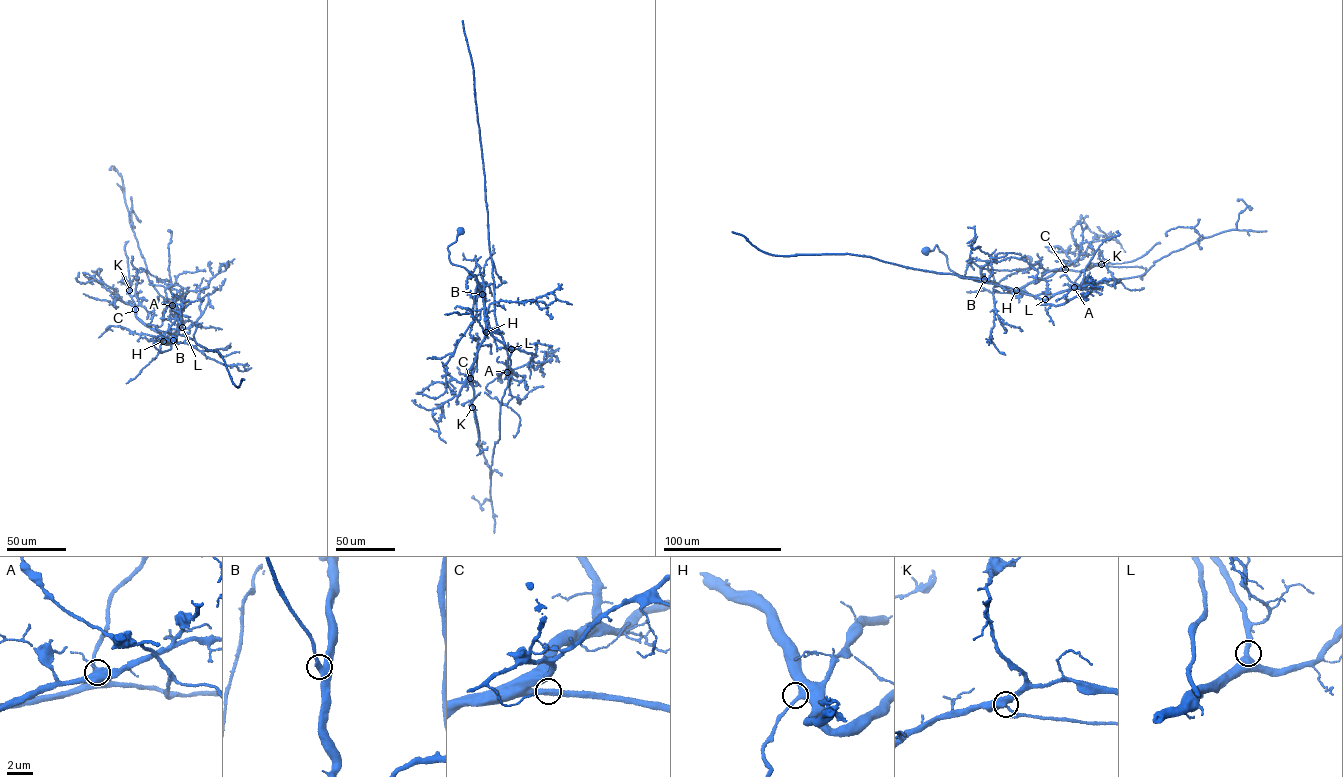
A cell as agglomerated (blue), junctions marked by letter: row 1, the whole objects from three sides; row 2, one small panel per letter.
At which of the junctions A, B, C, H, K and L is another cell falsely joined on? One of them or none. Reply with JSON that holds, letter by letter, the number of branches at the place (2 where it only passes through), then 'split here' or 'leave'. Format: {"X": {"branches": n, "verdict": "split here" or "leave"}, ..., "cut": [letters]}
{"A": {"branches": 2, "verdict": "leave"}, "B": {"branches": 2, "verdict": "leave"}, "C": {"branches": 2, "verdict": "leave"}, "H": {"branches": 2, "verdict": "leave"}, "K": {"branches": 2, "verdict": "leave"}, "L": {"branches": 2, "verdict": "leave"}, "cut": []}

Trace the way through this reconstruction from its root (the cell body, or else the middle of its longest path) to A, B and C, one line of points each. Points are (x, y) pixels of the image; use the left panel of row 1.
A: (173, 339), (158, 335), (153, 344), (161, 351), (171, 348), (172, 339), (164, 343), (177, 331), (172, 305)
B: (173, 339), (158, 335), (153, 344), (158, 349), (165, 351), (171, 348), (173, 340)
C: (173, 339), (156, 336), (153, 344), (158, 349), (170, 349), (172, 339), (164, 343), (135, 309)

